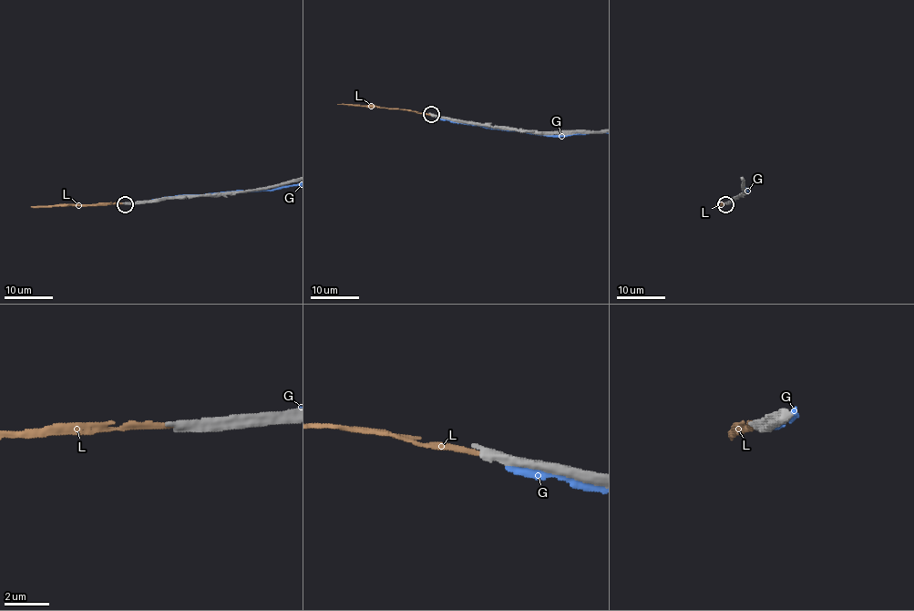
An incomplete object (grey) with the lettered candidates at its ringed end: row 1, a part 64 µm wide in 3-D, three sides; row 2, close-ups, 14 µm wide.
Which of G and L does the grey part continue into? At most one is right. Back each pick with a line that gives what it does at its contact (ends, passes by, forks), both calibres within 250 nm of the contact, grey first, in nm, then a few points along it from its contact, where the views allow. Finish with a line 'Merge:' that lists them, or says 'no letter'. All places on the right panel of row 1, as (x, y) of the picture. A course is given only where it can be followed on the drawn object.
Merge: no letter

